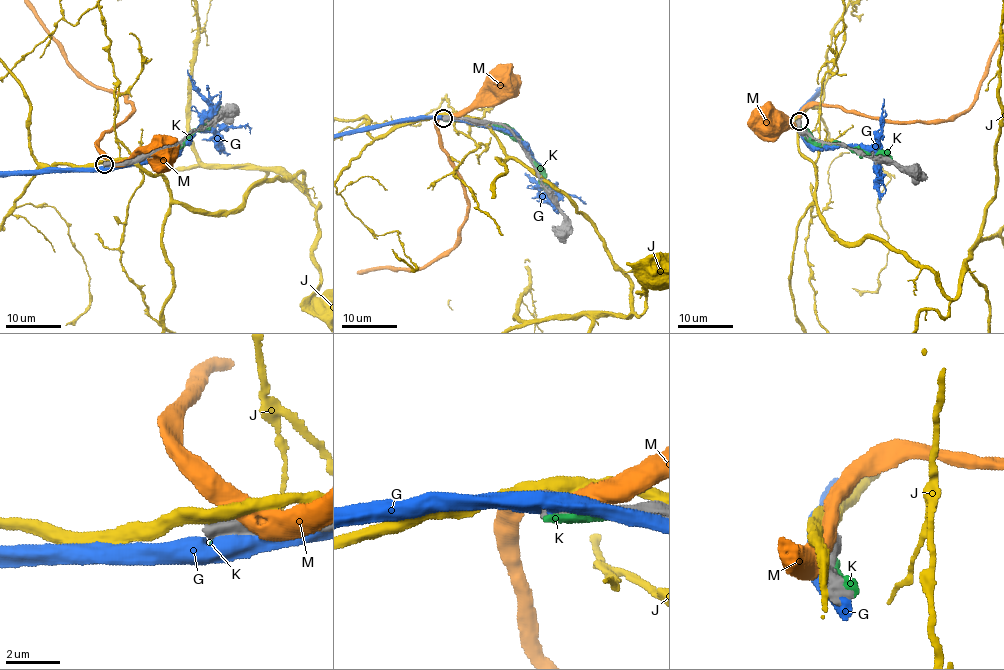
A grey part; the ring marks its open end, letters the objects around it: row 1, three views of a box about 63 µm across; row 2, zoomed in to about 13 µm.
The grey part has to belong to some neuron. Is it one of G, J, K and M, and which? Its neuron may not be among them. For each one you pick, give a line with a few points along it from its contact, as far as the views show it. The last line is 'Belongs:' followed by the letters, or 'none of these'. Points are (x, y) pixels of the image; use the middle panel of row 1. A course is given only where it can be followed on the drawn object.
Belongs: none of these

